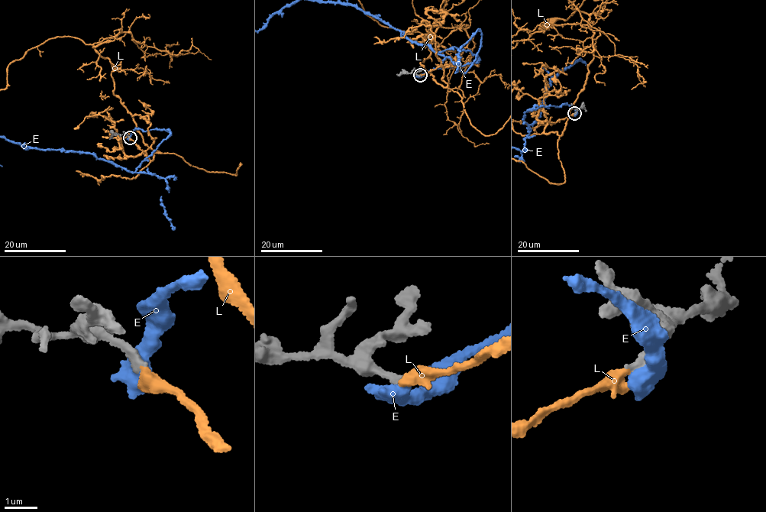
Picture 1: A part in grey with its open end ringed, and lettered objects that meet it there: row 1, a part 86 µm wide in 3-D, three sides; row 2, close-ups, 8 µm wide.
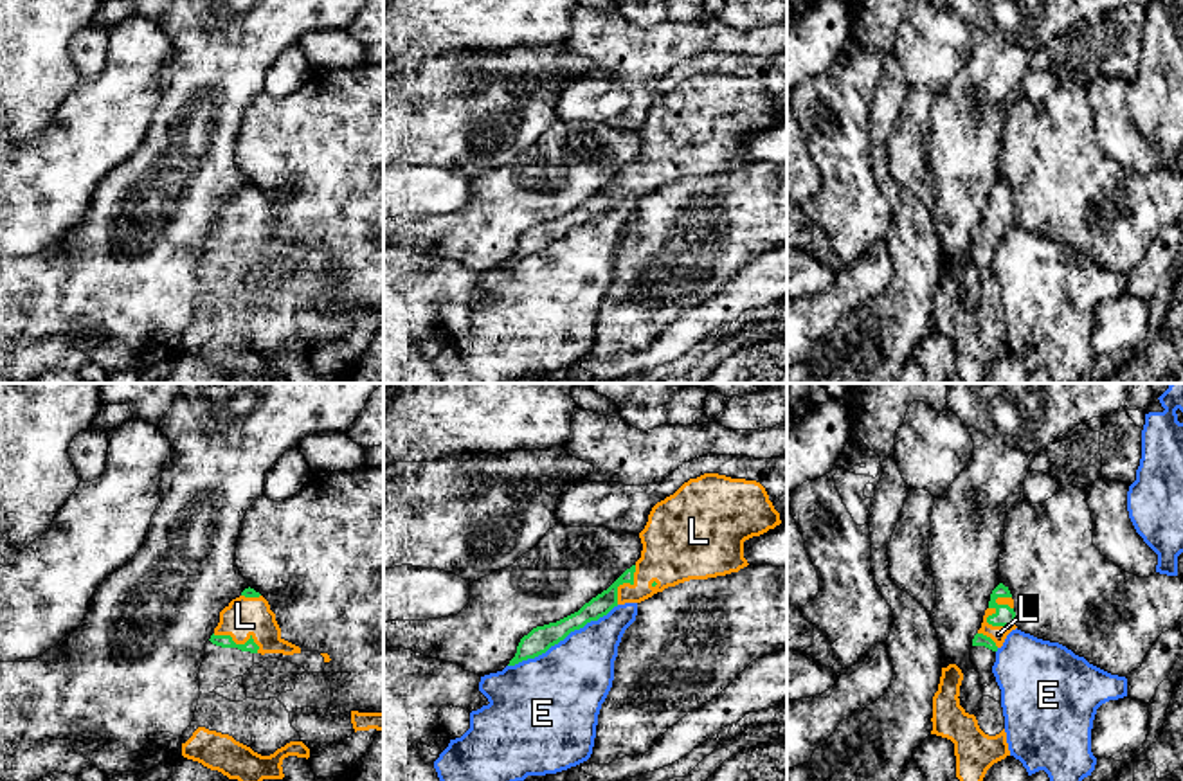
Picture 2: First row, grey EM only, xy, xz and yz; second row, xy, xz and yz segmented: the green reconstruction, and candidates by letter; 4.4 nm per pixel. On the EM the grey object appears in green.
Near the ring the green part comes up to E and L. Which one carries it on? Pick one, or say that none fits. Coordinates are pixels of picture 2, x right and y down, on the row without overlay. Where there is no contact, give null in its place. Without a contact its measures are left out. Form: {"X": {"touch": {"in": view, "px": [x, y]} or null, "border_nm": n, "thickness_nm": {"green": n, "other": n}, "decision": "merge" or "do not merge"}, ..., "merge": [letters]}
{"E": {"touch": {"in": "xz", "px": [562, 236]}, "border_nm": 550, "thickness_nm": {"green": 110, "other": 400}, "decision": "do not merge"}, "L": {"touch": {"in": "xy", "px": [238, 242]}, "border_nm": 220, "thickness_nm": {"green": 60, "other": 180}, "decision": "merge"}, "merge": ["L"]}

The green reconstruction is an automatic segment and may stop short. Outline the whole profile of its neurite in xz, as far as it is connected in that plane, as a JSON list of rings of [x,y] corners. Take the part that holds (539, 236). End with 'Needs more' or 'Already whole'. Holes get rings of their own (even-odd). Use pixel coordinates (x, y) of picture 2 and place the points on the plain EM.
[[[704,70],[657,99],[639,130],[641,155],[578,209],[533,225],[508,263],[535,256],[571,229],[614,203],[641,200],[668,184],[747,164],[744,139],[780,122],[765,85],[756,77]]]. Needs more

